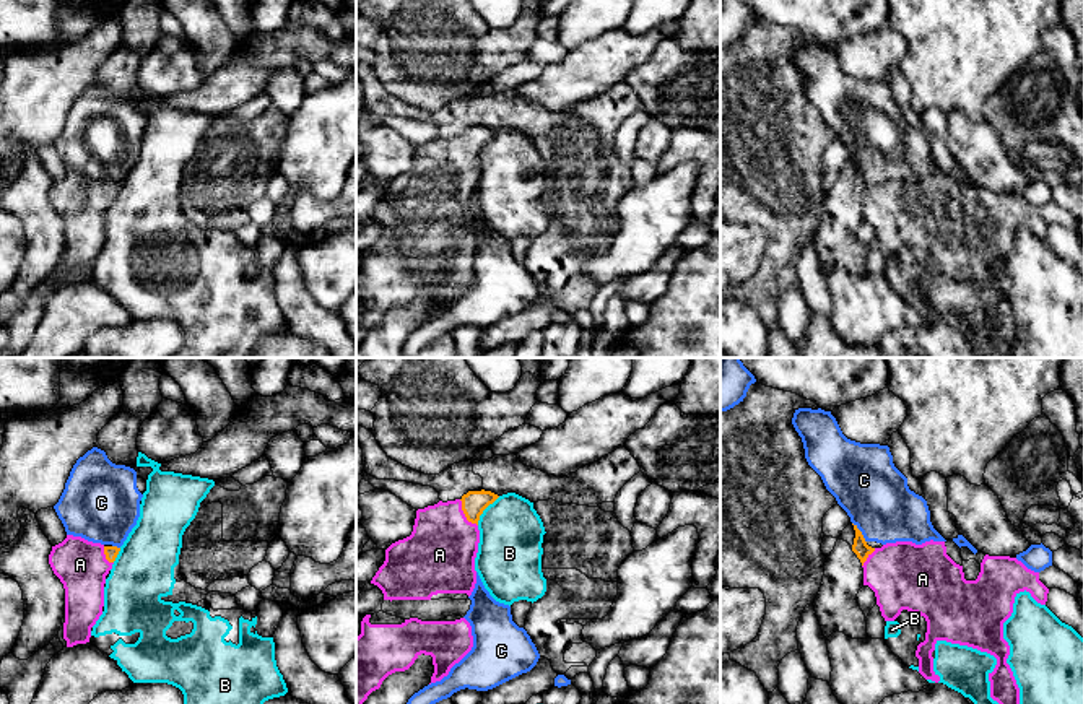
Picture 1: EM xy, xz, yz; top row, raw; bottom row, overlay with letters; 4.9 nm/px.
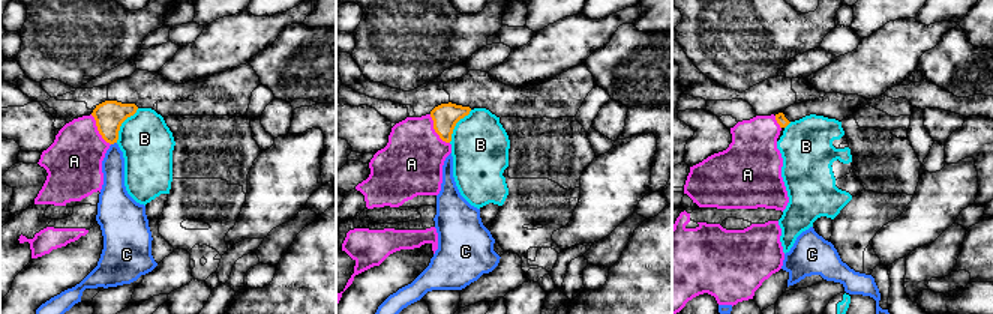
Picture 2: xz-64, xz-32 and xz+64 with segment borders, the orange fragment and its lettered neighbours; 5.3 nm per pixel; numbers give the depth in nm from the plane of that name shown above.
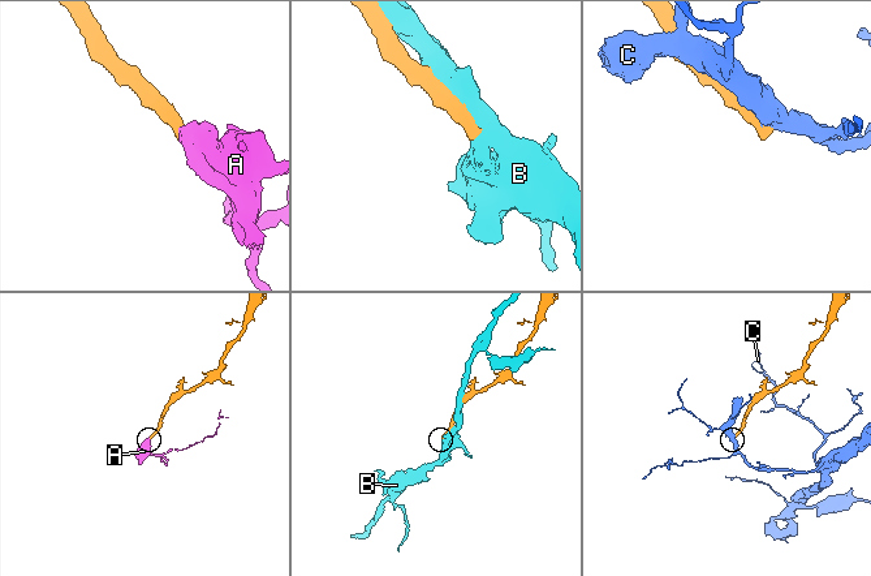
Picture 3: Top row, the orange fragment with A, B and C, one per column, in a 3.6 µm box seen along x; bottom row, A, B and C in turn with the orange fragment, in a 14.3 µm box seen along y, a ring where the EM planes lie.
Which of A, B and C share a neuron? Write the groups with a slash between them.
A / B / C

